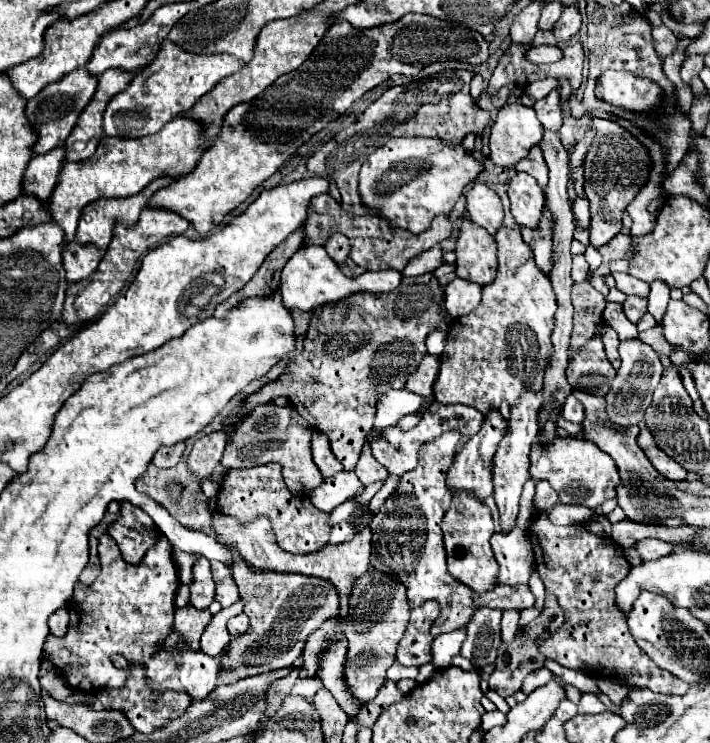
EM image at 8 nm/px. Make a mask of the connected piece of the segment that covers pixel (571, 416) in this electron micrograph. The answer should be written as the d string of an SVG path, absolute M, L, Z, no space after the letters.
M574 395L566 397L566 403L562 407L562 417L572 421L572 423L582 423L584 421L584 407Z

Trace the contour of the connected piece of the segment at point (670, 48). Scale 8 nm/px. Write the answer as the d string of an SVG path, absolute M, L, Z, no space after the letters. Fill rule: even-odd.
M660 25L660 27L654 27L652 29L652 37L654 37L654 49L656 49L656 53L664 59L664 57L668 57L668 55L672 55L674 51L676 51L676 47L678 47L678 35L676 33L672 33L668 27L664 27L664 25Z

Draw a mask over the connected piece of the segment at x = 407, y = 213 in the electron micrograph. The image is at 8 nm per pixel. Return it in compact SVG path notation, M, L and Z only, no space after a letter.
M394 137L362 163L358 193L362 205L376 211L390 227L420 235L430 229L436 215L448 215L452 211L460 193L482 169L484 167L466 155L462 147L450 149L450 145L442 145L436 139Z

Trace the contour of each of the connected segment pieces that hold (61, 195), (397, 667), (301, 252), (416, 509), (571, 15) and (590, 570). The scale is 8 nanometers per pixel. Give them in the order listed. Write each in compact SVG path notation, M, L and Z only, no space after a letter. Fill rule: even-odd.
M174 117L168 121L158 133L138 137L138 139L122 139L122 137L102 137L98 149L92 157L78 163L62 163L58 183L52 191L52 197L46 203L52 221L64 229L66 243L74 239L80 211L102 197L126 197L142 191L154 177L174 175L180 177L192 171L206 149L206 141L200 133L196 121L186 117Z
M395 662L386 672L386 678L392 679L392 681L398 681L398 679L416 679L418 675L418 667L404 667L398 662Z
M302 245L284 265L282 279L280 279L280 295L282 305L288 311L312 311L314 307L328 305L342 301L358 291L370 291L370 293L388 293L395 290L403 275L394 269L384 271L364 271L358 277L346 277L340 267L328 257L326 249L322 245Z
M444 433L442 437L422 445L418 467L402 475L402 483L398 493L382 505L378 515L374 515L372 527L372 555L370 565L378 571L392 575L406 587L408 605L418 607L426 601L440 603L440 615L434 621L432 635L444 633L444 625L452 625L452 631L466 627L472 619L472 613L478 611L484 603L490 609L526 609L534 605L534 595L530 593L528 585L520 585L518 589L508 589L508 585L496 585L490 593L478 597L478 593L470 593L466 585L454 581L446 569L446 553L442 543L442 529L440 521L450 507L452 493L446 487L446 471L452 465L456 445L460 443L458 433Z
M572 5L572 7L566 7L560 21L556 21L552 33L556 37L556 41L566 41L570 37L574 37L580 29L580 13L578 9Z
M538 481L536 485L536 507L540 509L540 513L536 515L534 523L530 525L530 543L536 555L536 571L540 575L540 579L546 585L546 593L554 595L558 605L564 611L564 623L560 629L556 629L542 645L540 645L540 653L558 661L564 667L572 667L572 669L586 669L590 673L594 673L597 677L622 677L630 687L638 687L638 689L650 689L656 693L674 693L674 695L684 695L688 693L688 689L692 687L690 683L684 683L682 679L678 679L676 675L660 669L646 653L642 653L642 649L638 649L634 637L630 634L626 616L618 613L618 607L614 605L614 587L628 575L630 571L630 563L624 557L624 551L618 547L616 543L608 537L600 537L594 535L592 531L588 531L584 525L574 525L574 527L554 527L548 519L548 511L558 503L558 495L554 493L554 489L550 487L548 481ZM566 657L574 657L574 665L568 663L566 665Z

